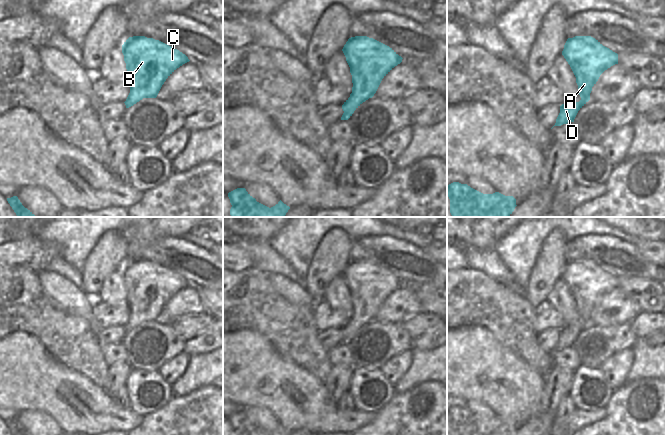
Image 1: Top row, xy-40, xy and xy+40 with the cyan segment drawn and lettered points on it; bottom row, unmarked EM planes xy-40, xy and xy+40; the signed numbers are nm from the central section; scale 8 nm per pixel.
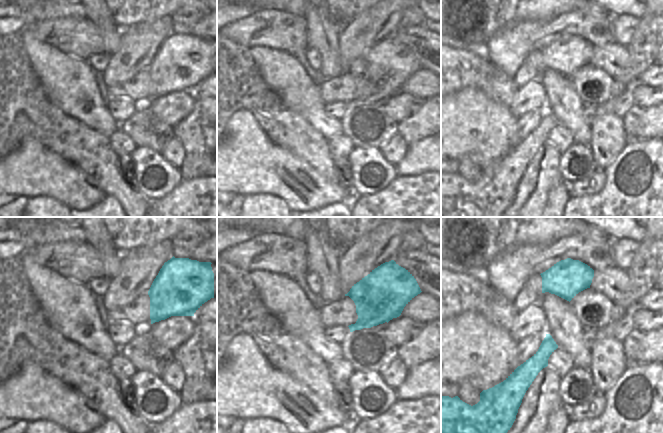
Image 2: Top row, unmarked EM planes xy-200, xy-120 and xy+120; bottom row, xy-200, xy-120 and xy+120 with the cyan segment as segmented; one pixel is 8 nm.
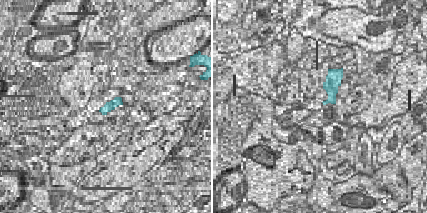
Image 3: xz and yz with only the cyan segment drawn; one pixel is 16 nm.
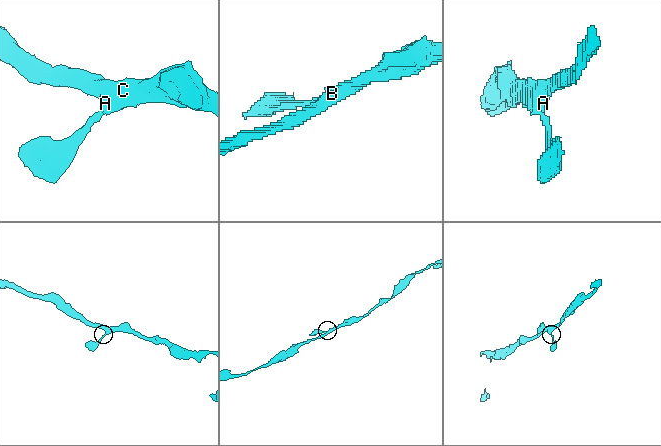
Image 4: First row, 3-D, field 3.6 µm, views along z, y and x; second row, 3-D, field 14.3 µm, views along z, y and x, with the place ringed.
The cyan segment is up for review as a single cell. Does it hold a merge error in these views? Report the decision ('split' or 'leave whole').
leave whole

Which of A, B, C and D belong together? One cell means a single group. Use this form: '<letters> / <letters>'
A B C D

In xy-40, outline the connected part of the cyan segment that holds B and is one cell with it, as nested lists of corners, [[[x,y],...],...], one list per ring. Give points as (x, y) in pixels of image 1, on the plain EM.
[[[145,260],[129,261],[122,269],[122,277],[130,311],[126,332],[143,322],[156,322],[166,303],[190,285],[179,274]]]

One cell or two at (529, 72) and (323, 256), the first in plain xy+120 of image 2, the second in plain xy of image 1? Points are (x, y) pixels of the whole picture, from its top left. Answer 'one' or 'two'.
one

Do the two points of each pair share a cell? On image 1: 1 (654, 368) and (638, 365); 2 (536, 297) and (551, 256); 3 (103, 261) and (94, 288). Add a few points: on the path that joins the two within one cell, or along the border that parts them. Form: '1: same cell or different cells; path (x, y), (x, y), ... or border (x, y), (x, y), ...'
1: different cells; border (644, 342), (645, 365), (639, 373), (628, 376)
2: same cell; path (535, 287), (535, 283), (549, 266)
3: same cell; path (96, 268), (92, 281)

